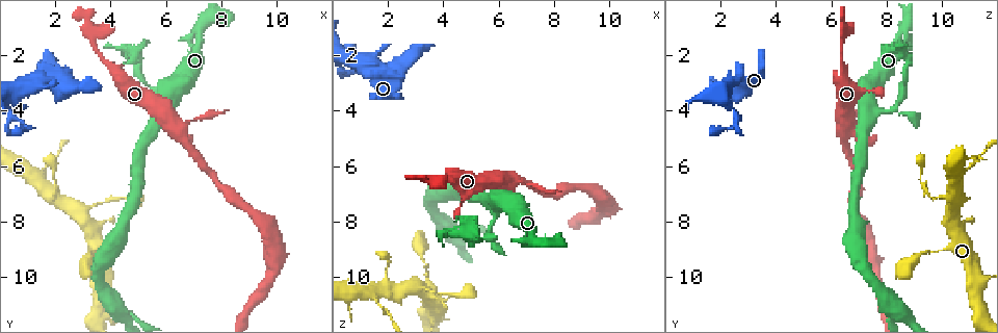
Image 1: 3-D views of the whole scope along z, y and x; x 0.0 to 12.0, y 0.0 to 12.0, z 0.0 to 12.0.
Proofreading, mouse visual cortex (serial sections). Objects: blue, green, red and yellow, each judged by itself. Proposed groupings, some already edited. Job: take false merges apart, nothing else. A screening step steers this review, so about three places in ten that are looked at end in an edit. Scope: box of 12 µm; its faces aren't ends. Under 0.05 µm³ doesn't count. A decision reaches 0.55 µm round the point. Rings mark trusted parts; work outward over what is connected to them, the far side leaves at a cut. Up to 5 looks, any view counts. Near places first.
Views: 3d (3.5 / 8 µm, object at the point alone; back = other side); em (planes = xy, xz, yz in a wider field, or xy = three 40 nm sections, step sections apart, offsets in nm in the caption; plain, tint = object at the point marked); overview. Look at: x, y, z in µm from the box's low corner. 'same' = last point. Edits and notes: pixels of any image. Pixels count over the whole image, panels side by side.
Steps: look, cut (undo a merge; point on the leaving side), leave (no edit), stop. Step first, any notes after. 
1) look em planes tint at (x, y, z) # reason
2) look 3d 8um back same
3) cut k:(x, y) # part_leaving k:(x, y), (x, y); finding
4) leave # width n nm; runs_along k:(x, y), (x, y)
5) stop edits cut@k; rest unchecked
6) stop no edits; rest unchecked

look 3d 3.5um at (5.9, 4.1, 7.5) # calibre changes

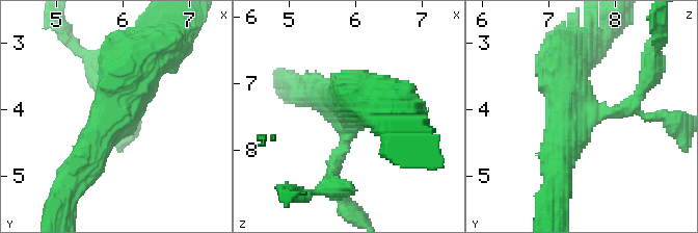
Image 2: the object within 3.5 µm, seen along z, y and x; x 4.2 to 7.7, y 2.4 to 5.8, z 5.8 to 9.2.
look em xy step 2 tint at (5.90, 4.00, 7.60) # need the tissue

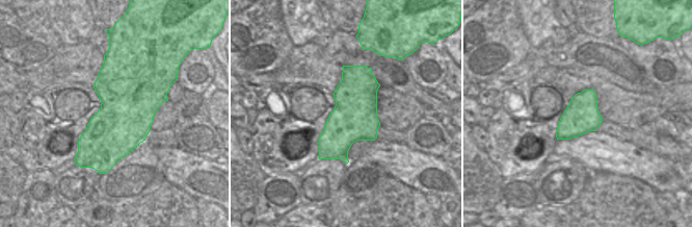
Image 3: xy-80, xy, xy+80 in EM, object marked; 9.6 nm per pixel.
leave # runs_along 2:(150, 49), (131, 66), (83, 164); continuous, no second cell

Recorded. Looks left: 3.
look 3d 3.5um at (3.4, 1.3, 6.4) # sharp bend

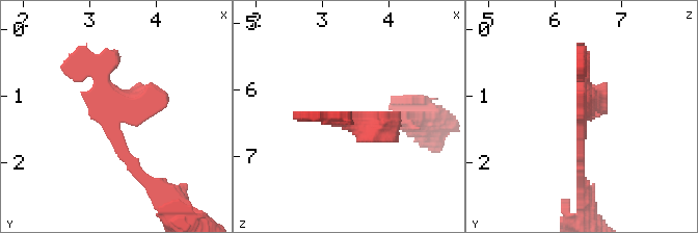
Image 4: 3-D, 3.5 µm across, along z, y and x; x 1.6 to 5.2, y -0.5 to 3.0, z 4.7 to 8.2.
look em planes tint at (3.30, 1.30, 6.45) # shape alone is not enough

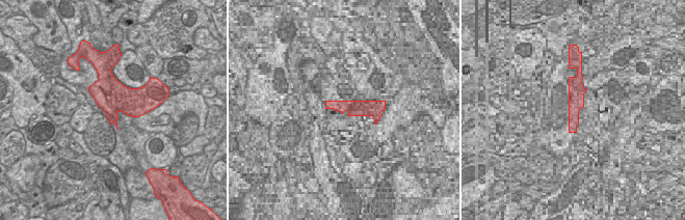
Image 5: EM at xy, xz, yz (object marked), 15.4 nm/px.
leave # width 500 nm; runs_along 4:(146, 178), (111, 118), (166, 98); all the same cell

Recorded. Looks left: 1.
stop no edits; rest unchecked

